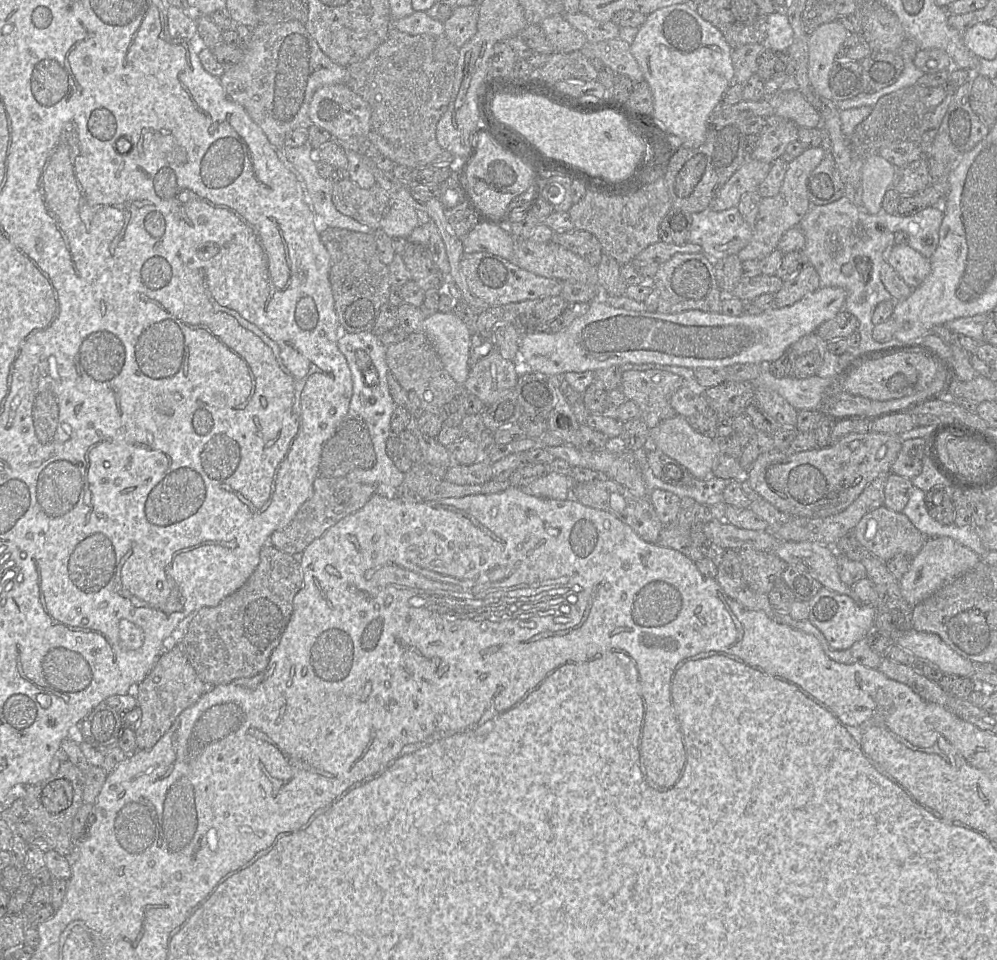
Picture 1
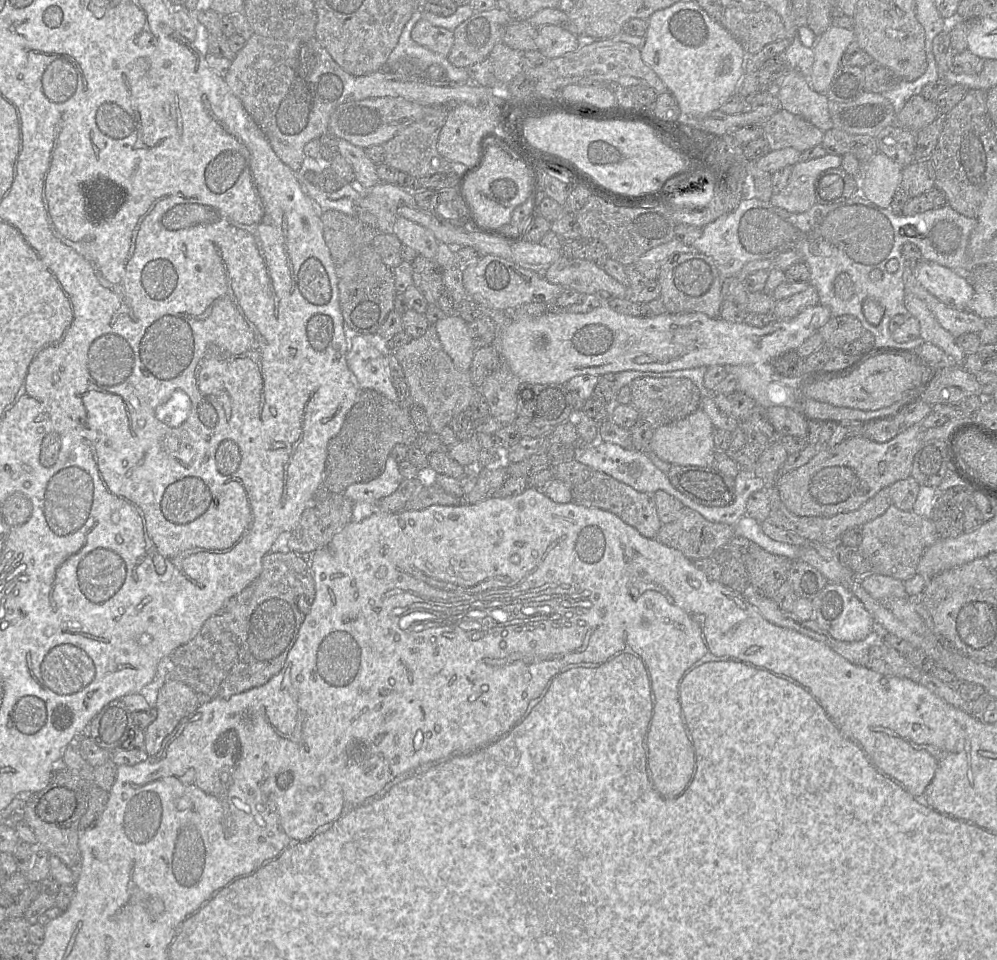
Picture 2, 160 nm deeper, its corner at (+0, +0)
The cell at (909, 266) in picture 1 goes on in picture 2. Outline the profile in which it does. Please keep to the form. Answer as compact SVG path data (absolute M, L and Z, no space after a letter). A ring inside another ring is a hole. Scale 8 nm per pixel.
M925 260L912 266L918 282L937 299L956 310L967 308L974 289L965 274Z

